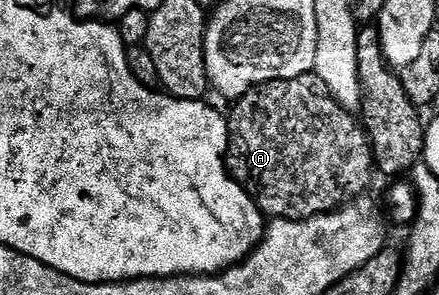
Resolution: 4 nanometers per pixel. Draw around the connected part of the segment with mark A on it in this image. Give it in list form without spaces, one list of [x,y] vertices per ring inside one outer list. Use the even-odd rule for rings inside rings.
[[[311,72],[292,80],[265,82],[249,90],[233,106],[234,111],[228,114],[230,143],[226,149],[226,168],[230,177],[245,188],[263,215],[299,222],[329,214],[369,191],[366,189],[370,186],[370,173],[373,175],[376,170],[370,138],[361,121],[330,97],[318,74]]]

